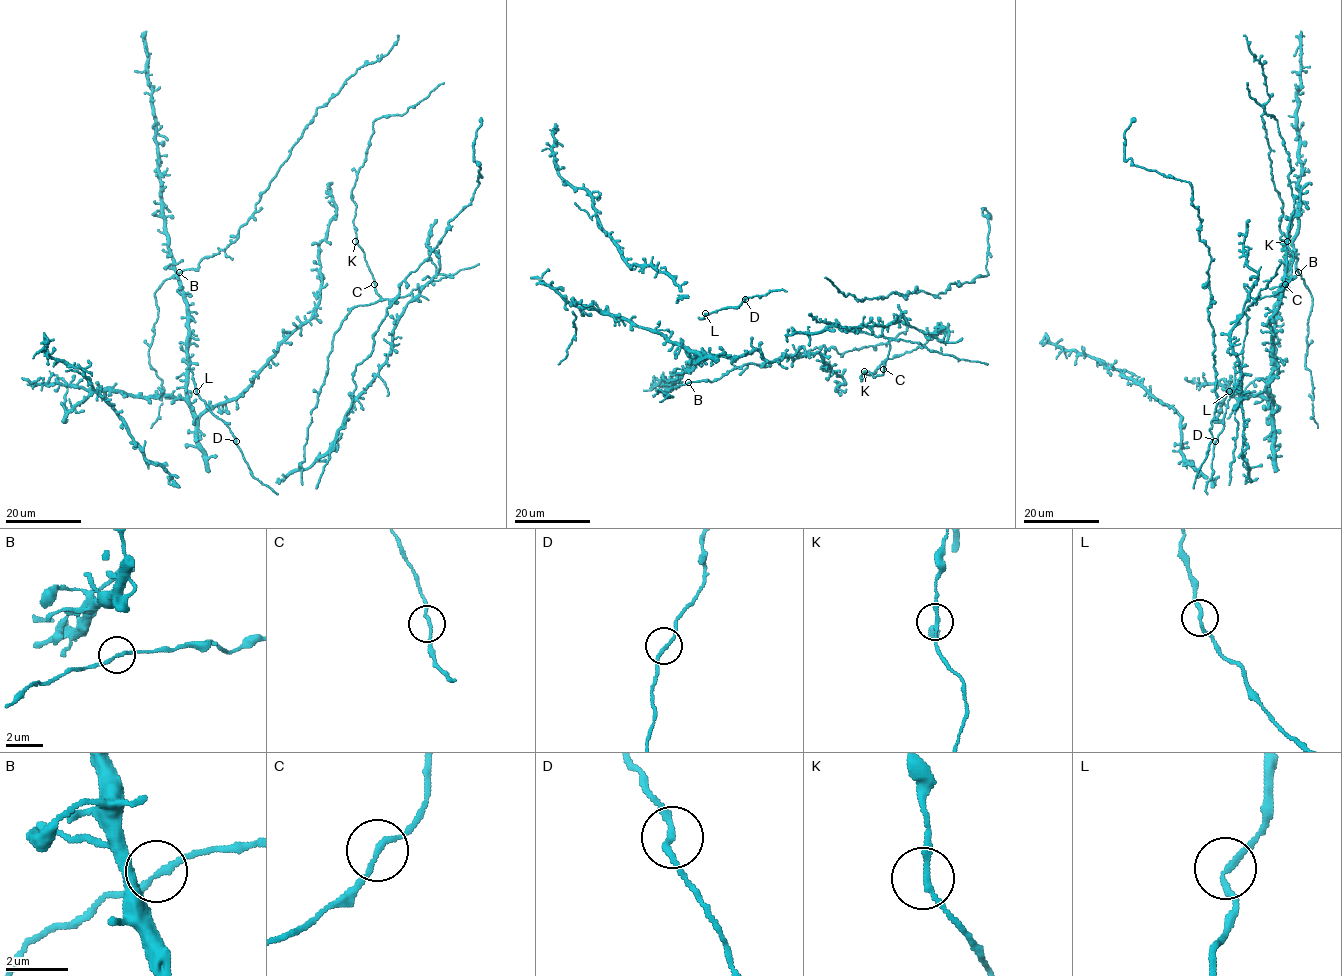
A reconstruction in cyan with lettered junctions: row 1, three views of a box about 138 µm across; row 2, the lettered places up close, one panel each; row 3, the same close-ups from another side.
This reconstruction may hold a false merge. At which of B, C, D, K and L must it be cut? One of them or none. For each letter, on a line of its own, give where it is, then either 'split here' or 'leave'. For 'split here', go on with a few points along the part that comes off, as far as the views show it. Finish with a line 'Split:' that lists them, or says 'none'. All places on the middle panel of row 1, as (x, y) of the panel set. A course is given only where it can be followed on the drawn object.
B: place (688, 382); leave
C: place (883, 369); leave
D: place (745, 299); leave
K: place (864, 371); leave
L: place (705, 313); leave
Split: none

